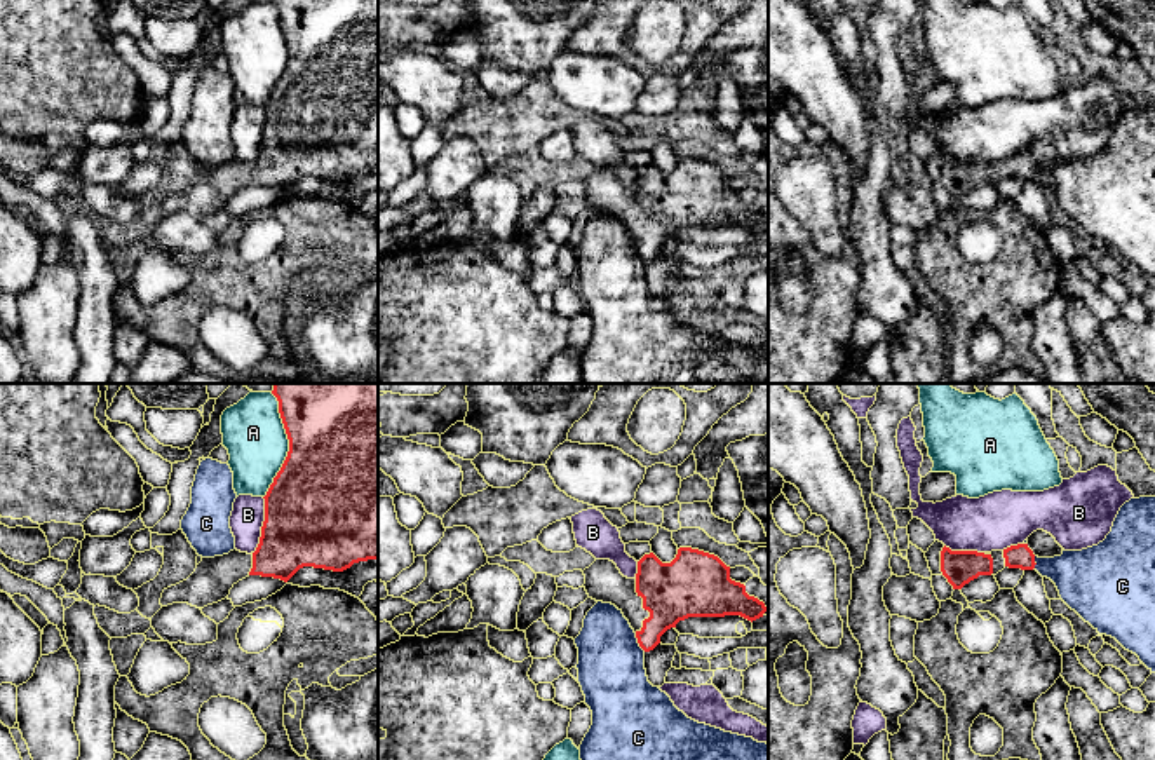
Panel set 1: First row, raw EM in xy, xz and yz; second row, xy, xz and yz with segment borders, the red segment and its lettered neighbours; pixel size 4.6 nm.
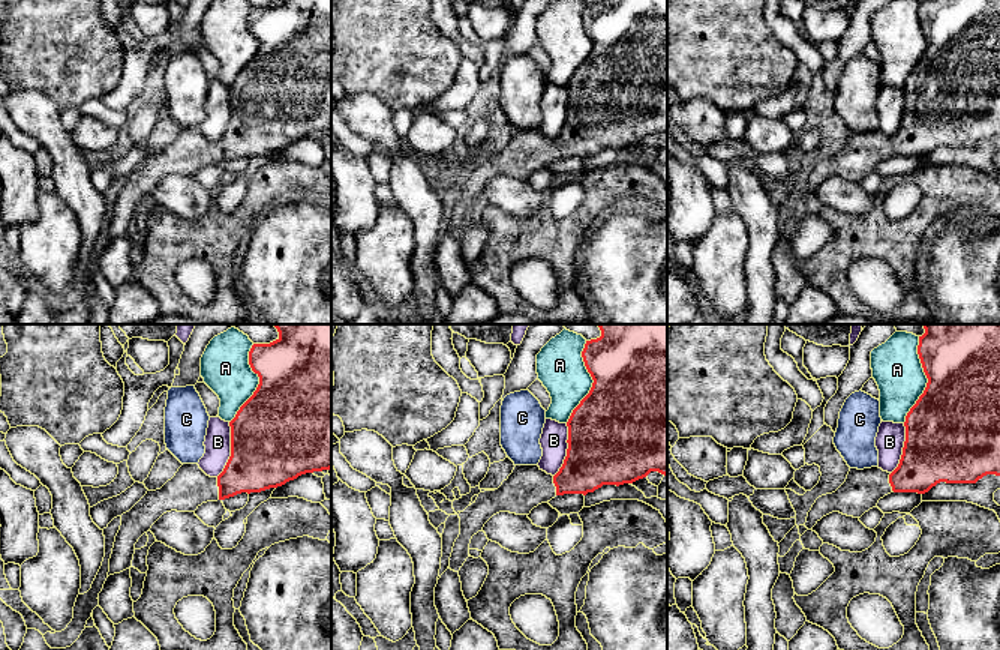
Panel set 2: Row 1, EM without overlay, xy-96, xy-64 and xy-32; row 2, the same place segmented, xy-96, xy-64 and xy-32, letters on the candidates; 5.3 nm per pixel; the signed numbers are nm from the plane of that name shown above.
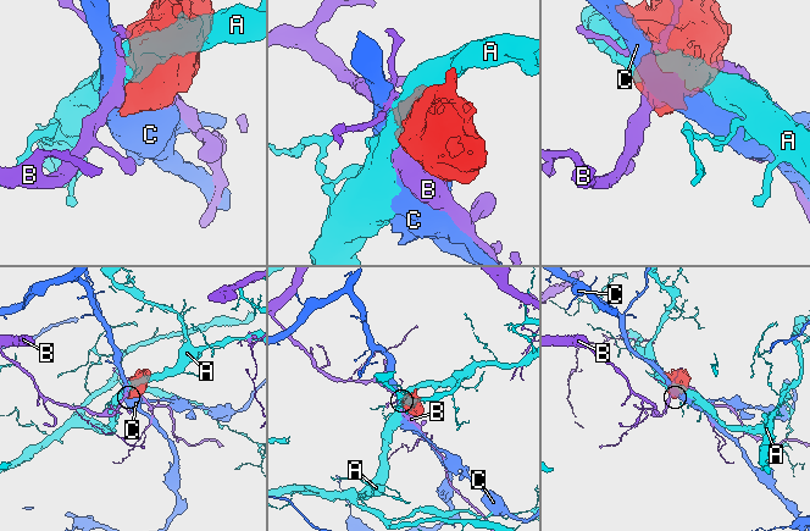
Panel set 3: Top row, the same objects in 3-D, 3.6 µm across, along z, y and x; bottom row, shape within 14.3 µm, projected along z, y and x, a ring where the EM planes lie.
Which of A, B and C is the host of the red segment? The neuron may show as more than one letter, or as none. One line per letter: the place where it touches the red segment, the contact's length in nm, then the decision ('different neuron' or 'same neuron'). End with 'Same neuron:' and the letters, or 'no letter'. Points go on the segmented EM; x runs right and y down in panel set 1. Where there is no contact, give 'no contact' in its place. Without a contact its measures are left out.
A: meets red in xy at (290, 445); contact 480 nm long; different neuron
B: meets red in xy at (263, 525); contact 260 nm long; different neuron
C: meets red in xz at (638, 642); contact 100 nm long; different neuron
Same neuron: no letter

